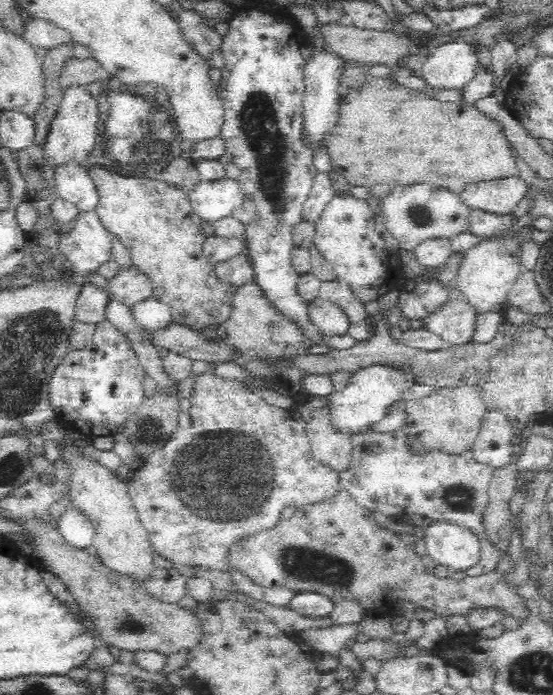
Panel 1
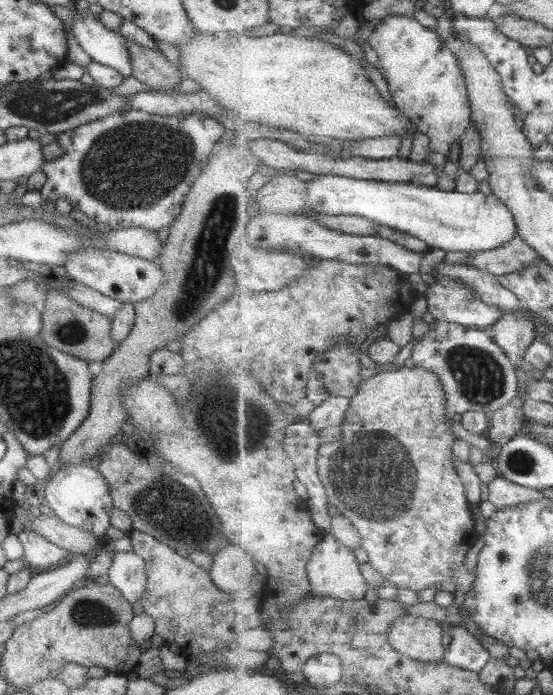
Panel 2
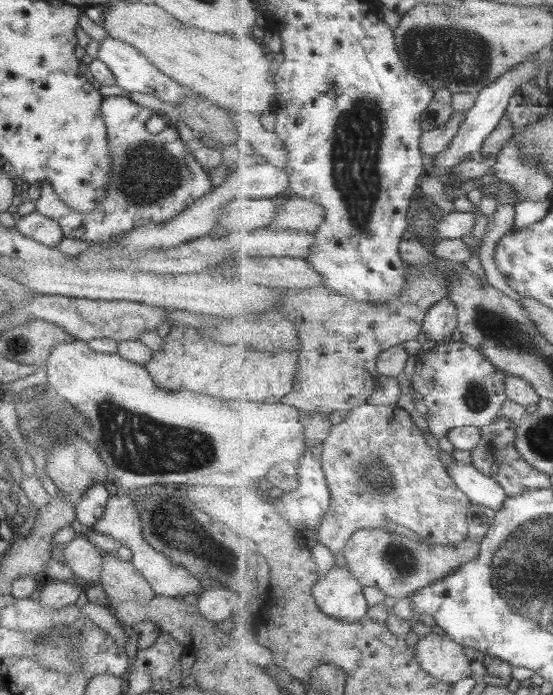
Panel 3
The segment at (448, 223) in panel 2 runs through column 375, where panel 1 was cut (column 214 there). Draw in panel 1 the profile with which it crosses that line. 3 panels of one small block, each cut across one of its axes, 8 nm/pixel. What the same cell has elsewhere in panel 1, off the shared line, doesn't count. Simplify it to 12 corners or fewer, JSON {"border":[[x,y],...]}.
{"border":[[238,180],[201,181],[189,194],[205,222],[232,214],[248,195]]}

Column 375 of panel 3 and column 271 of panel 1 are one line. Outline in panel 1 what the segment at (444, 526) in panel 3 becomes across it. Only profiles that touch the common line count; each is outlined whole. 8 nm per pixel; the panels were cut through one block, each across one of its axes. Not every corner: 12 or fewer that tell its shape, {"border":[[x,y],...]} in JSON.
{"border":[[197,376],[127,484],[153,550],[228,546],[340,490],[305,423]]}

